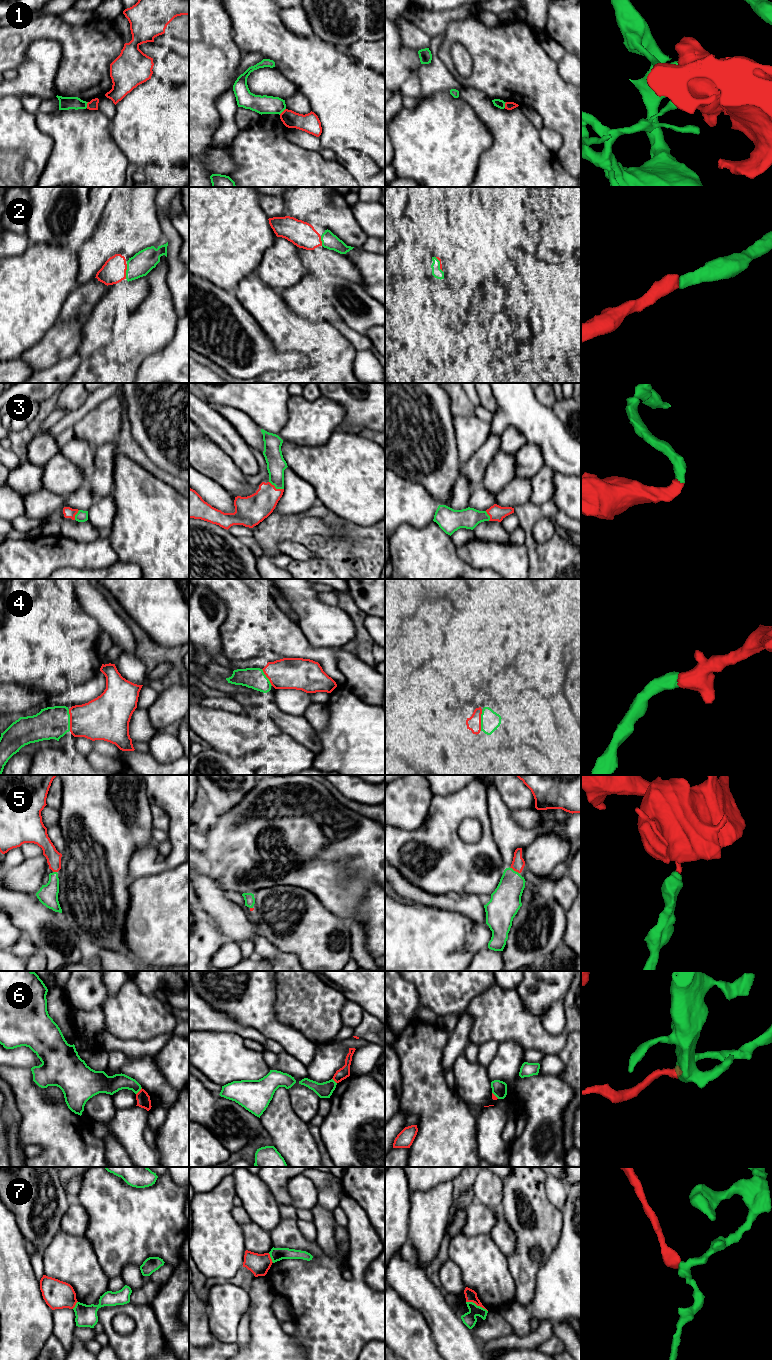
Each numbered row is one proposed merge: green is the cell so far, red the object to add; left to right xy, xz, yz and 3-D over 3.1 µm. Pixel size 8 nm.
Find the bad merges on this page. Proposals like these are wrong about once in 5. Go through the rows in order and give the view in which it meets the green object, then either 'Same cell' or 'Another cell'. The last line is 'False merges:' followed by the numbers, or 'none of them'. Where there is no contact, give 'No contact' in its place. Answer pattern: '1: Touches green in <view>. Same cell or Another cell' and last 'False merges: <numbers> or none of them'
1: Touches green in xz. Another cell
2: Touches green in xy. Same cell
3: Touches green in xz. Same cell
4: Touches green in xy. Same cell
5: Touches green in yz. Same cell
6: Touches green in xy. Another cell
7: Touches green in yz. Another cell
False merges: 1, 6, 7

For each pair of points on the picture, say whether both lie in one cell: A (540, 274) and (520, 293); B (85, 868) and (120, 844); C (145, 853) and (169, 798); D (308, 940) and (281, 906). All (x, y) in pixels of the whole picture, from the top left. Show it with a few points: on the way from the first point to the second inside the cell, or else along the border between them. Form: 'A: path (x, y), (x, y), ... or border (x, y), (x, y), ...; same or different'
A: border (515, 265), (522, 282), (528, 290); different
B: path (94, 859), (111, 844); same
C: path (166, 863), (178, 851), (178, 819); same
D: path (302, 932), (287, 914); same

